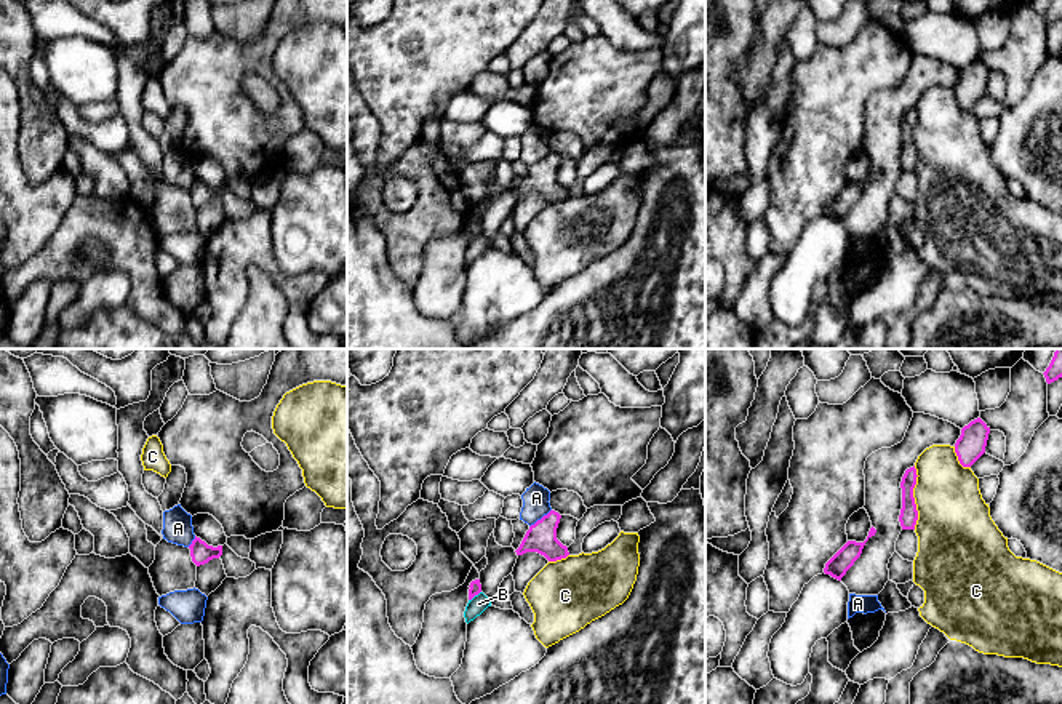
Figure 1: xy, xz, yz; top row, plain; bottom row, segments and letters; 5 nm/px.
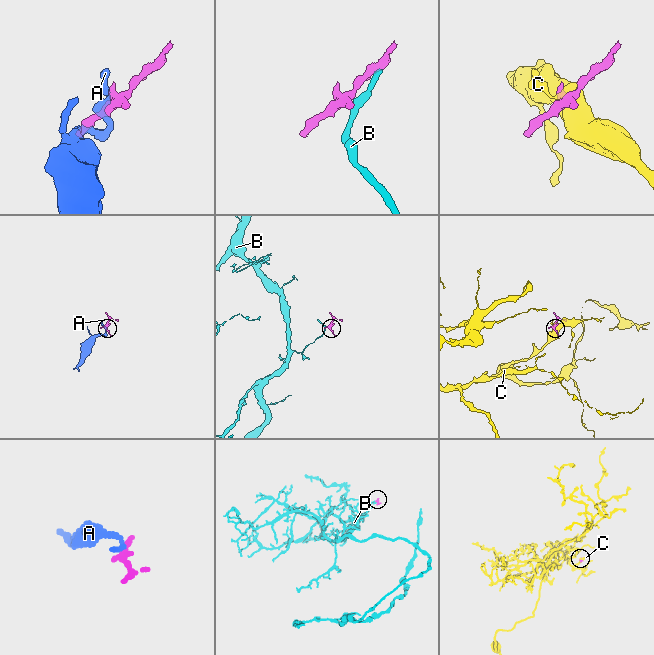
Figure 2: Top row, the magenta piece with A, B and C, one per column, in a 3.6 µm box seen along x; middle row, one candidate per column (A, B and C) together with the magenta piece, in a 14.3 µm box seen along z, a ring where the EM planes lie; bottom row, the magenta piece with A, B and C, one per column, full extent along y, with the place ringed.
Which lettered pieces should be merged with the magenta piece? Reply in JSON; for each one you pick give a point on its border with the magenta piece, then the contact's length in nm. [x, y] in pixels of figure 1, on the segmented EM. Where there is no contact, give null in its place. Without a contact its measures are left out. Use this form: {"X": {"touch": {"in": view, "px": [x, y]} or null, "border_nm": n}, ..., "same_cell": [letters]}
{"same_cell": []}

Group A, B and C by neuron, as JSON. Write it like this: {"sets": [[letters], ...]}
{"sets": [["A"], ["B"], ["C"]]}

